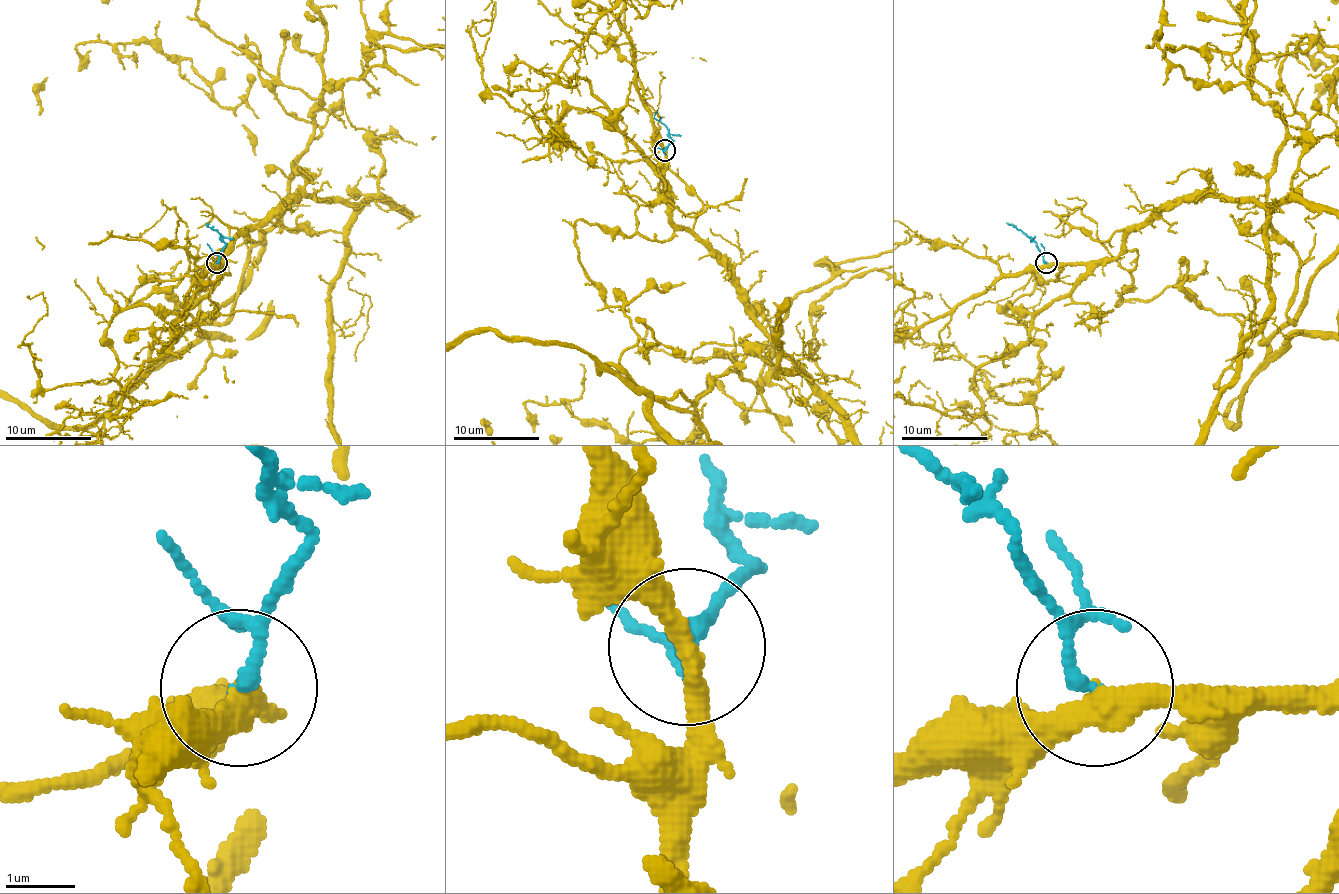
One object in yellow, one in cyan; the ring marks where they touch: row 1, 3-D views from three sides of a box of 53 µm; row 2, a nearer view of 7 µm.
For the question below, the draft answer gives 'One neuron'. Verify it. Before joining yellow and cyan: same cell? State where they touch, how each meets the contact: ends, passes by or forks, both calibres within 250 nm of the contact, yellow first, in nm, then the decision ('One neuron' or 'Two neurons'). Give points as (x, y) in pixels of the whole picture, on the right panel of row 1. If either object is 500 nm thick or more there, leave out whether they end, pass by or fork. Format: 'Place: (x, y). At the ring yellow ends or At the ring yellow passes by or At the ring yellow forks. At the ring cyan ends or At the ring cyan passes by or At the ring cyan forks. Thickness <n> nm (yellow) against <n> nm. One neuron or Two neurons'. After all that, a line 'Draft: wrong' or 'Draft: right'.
Place: (1046, 263). At the ring yellow passes by. At the ring cyan passes by. Thickness 320 nm (yellow) against 140 nm. One neuron
Draft: right

